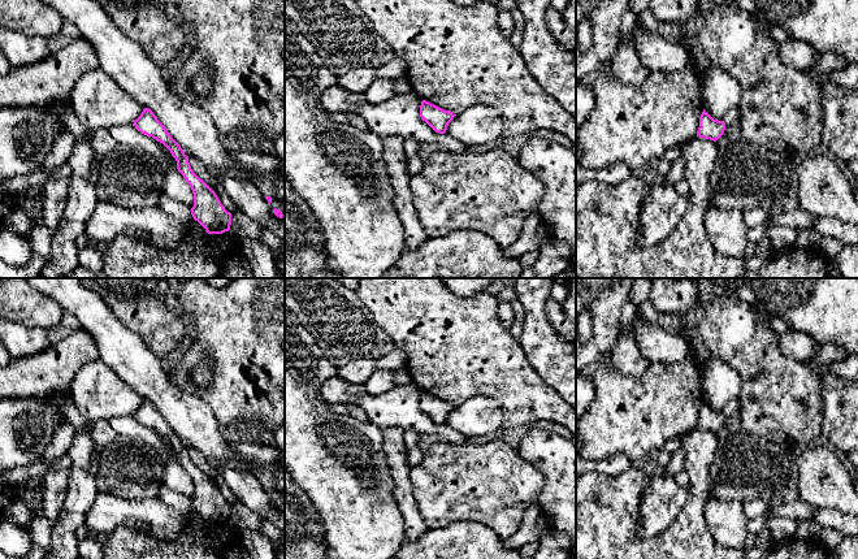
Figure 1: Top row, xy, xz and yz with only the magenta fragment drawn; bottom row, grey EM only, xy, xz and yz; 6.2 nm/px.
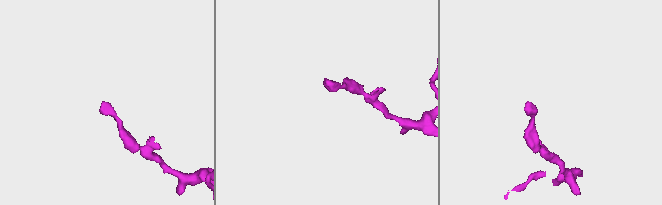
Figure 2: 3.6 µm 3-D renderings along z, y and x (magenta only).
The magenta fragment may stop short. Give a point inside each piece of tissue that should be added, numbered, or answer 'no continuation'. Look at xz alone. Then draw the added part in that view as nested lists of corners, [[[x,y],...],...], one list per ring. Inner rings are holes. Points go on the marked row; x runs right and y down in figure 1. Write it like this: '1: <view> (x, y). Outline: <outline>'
no continuation

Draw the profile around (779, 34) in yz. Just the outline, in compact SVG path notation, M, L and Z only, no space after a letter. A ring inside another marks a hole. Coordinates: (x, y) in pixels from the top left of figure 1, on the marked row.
M775 25L771 26L771 36L779 44L793 39L788 30Z

